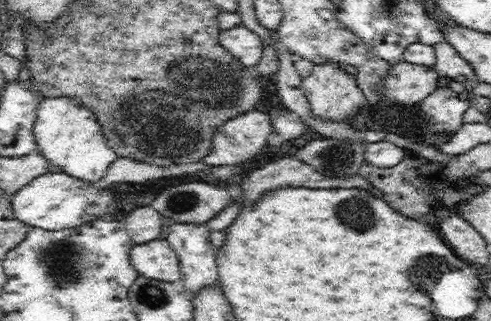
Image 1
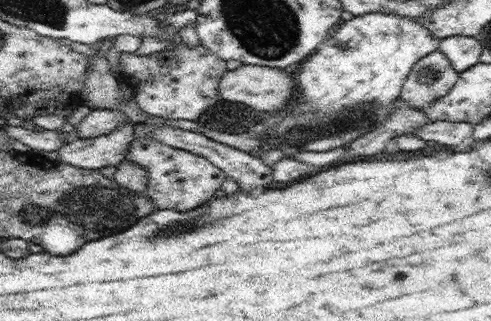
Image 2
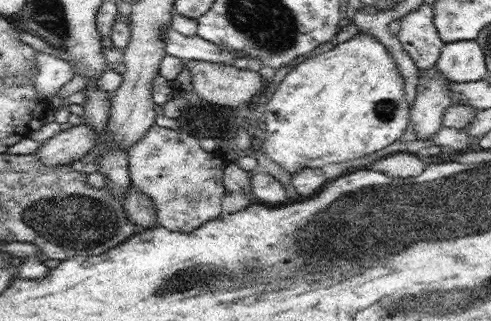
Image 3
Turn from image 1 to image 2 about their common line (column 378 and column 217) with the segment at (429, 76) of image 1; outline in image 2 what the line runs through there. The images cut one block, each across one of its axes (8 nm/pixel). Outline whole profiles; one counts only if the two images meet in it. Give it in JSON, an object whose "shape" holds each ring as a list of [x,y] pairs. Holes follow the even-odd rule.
{"shape":[[[239,66],[235,70],[227,70],[219,80],[219,98],[223,102],[241,102],[255,110],[265,112],[281,112],[287,100],[291,98],[293,90],[297,88],[295,76],[285,74],[281,68],[267,68],[267,66]]]}

